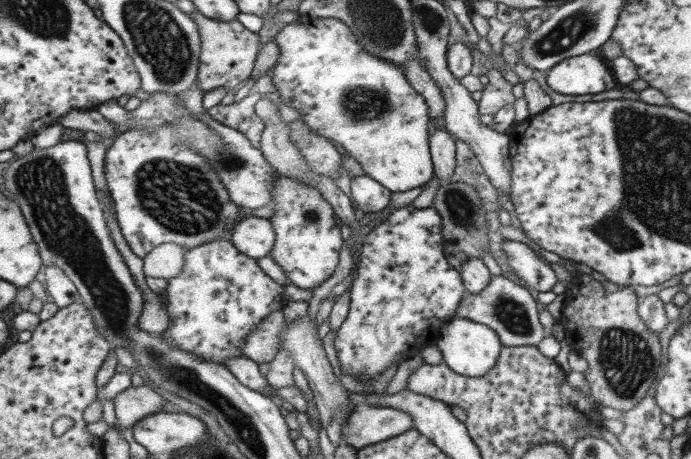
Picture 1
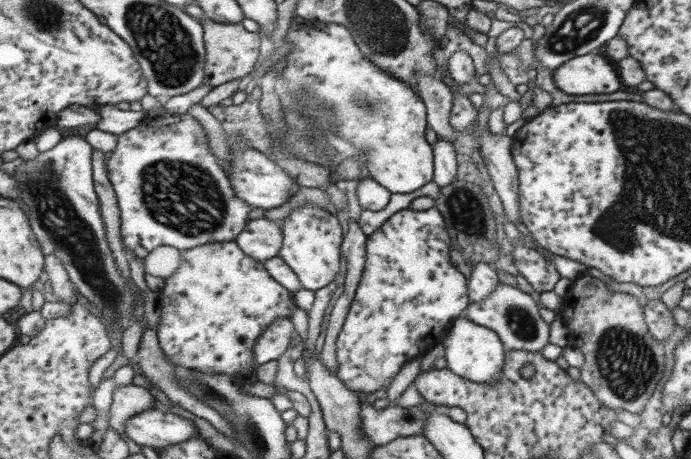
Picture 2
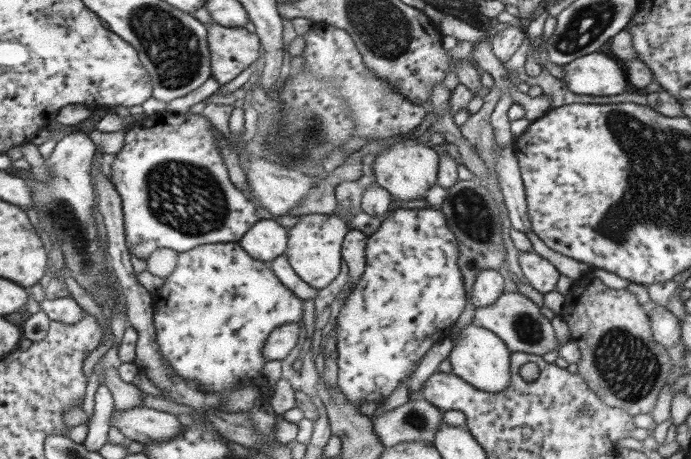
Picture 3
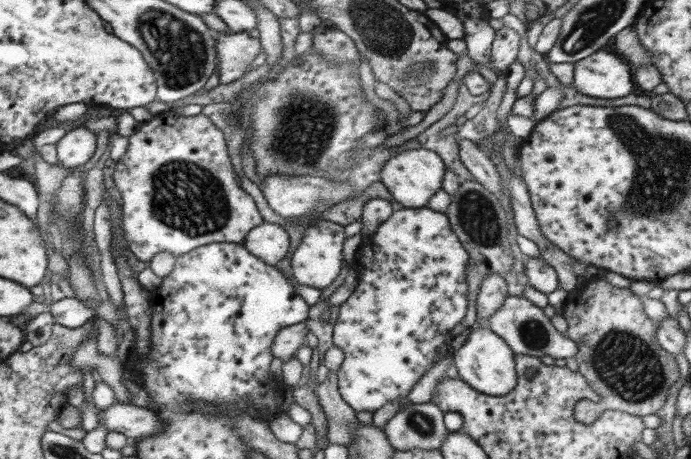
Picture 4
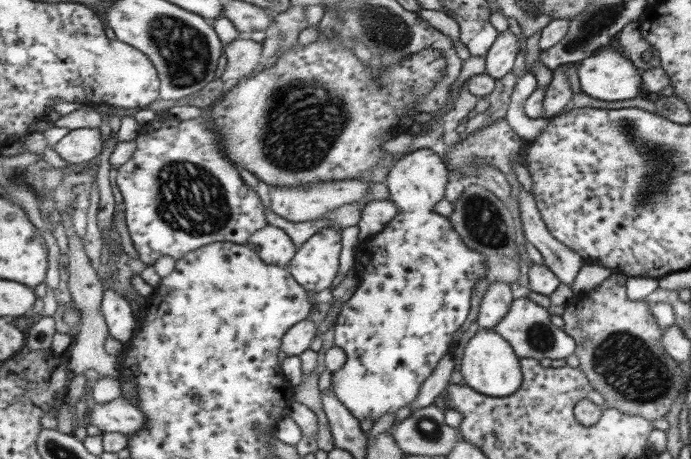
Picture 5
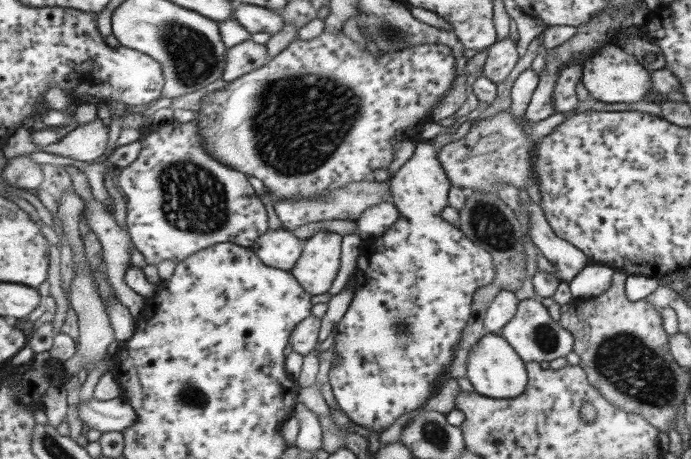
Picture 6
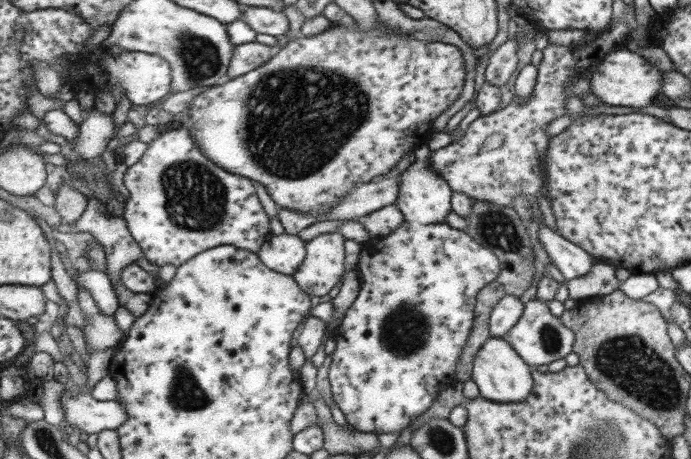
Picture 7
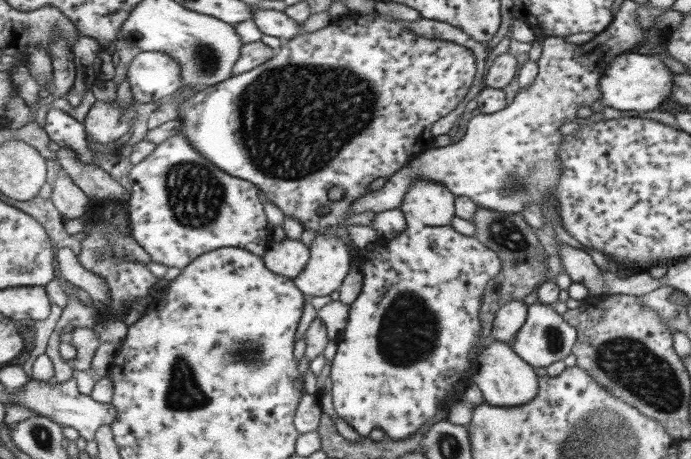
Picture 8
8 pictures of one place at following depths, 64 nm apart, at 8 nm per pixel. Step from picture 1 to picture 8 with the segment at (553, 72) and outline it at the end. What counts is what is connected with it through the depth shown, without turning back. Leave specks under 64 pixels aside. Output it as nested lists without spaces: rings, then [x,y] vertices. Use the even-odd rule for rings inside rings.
[[[636,52],[617,54],[607,66],[603,66],[603,74],[599,78],[600,100],[616,110],[650,112],[658,110],[665,100],[671,99],[671,84],[673,73],[661,63],[661,59]]]

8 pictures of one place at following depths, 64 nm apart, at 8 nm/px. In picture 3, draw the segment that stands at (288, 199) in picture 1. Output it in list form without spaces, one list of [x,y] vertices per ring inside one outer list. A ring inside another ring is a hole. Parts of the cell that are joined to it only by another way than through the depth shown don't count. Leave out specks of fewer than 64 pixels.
[[[310,214],[297,216],[299,221],[296,222],[289,230],[287,235],[287,244],[285,244],[285,254],[287,255],[287,261],[290,264],[293,272],[301,278],[305,284],[311,286],[315,290],[327,287],[328,284],[335,278],[341,271],[343,264],[342,257],[340,256],[340,246],[347,232],[345,223],[334,216],[334,214]]]

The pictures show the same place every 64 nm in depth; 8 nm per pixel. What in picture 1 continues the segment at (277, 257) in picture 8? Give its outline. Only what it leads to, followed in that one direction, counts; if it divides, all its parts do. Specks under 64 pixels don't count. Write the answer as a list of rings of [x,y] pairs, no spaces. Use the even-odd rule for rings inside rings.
[[[244,217],[237,220],[231,230],[231,234],[225,237],[231,241],[237,251],[249,258],[263,258],[269,254],[275,233],[267,219],[261,217]]]

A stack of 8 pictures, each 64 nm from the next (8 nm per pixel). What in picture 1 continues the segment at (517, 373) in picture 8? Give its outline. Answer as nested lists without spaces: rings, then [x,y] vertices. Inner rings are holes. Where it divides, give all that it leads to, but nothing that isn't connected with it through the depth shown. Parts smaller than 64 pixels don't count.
[[[453,318],[442,325],[438,330],[436,348],[442,357],[442,362],[448,366],[453,373],[460,376],[476,378],[489,373],[495,366],[500,356],[502,345],[499,343],[498,334],[487,326],[469,321],[465,318]]]

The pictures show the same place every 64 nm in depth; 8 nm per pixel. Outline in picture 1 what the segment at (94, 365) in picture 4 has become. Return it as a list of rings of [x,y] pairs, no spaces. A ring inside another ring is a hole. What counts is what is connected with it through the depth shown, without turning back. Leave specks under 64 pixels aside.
[[[147,385],[129,387],[112,398],[115,428],[133,426],[137,420],[151,413],[165,411],[165,399]]]

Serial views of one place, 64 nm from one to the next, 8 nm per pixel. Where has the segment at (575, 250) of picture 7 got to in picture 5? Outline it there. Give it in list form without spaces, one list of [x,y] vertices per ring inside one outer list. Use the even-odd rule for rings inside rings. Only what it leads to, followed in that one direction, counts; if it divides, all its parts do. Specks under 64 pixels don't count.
[[[522,188],[518,198],[519,218],[526,242],[539,251],[543,264],[555,274],[559,282],[571,286],[577,271],[585,264],[584,260],[577,252],[551,236],[529,192]]]

